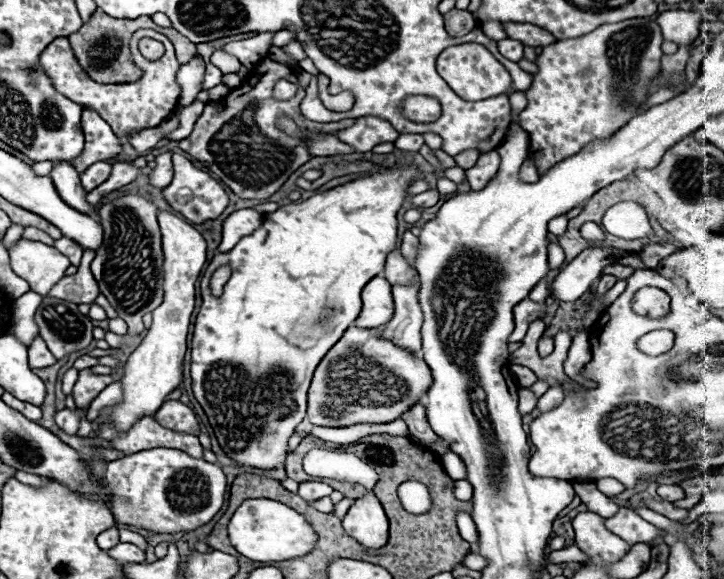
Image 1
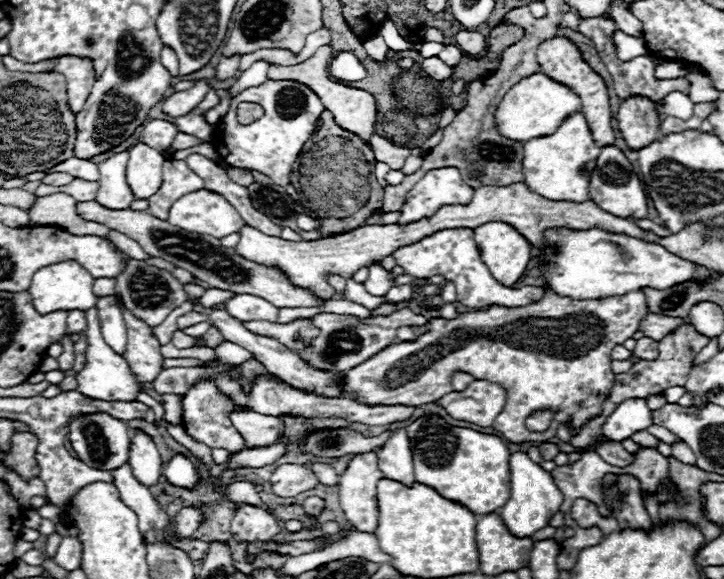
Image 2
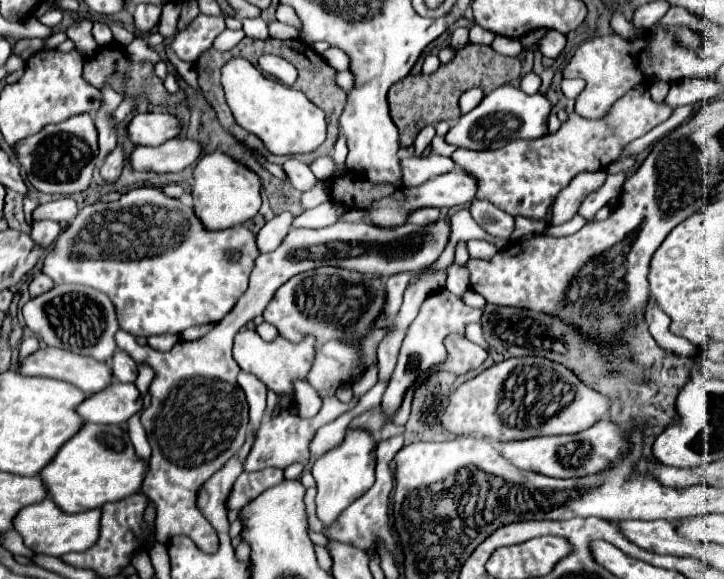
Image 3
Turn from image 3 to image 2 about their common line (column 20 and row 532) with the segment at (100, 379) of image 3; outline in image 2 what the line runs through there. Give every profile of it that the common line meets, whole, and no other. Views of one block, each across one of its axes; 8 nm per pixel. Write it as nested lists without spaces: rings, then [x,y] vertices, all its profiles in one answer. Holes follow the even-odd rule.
[[[376,452],[358,454],[346,472],[340,476],[340,506],[348,522],[358,532],[374,534],[378,524],[378,480],[384,474],[378,470]]]

